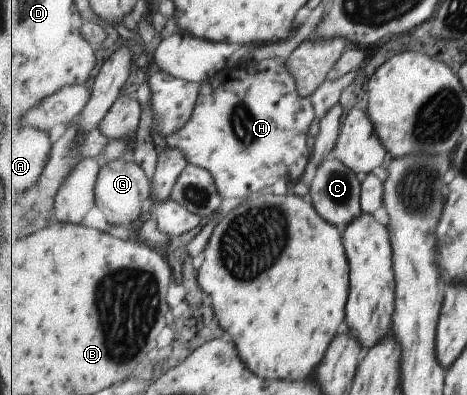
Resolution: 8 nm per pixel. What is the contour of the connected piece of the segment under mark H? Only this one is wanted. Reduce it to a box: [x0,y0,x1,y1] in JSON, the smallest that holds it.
[167,58,316,198]

